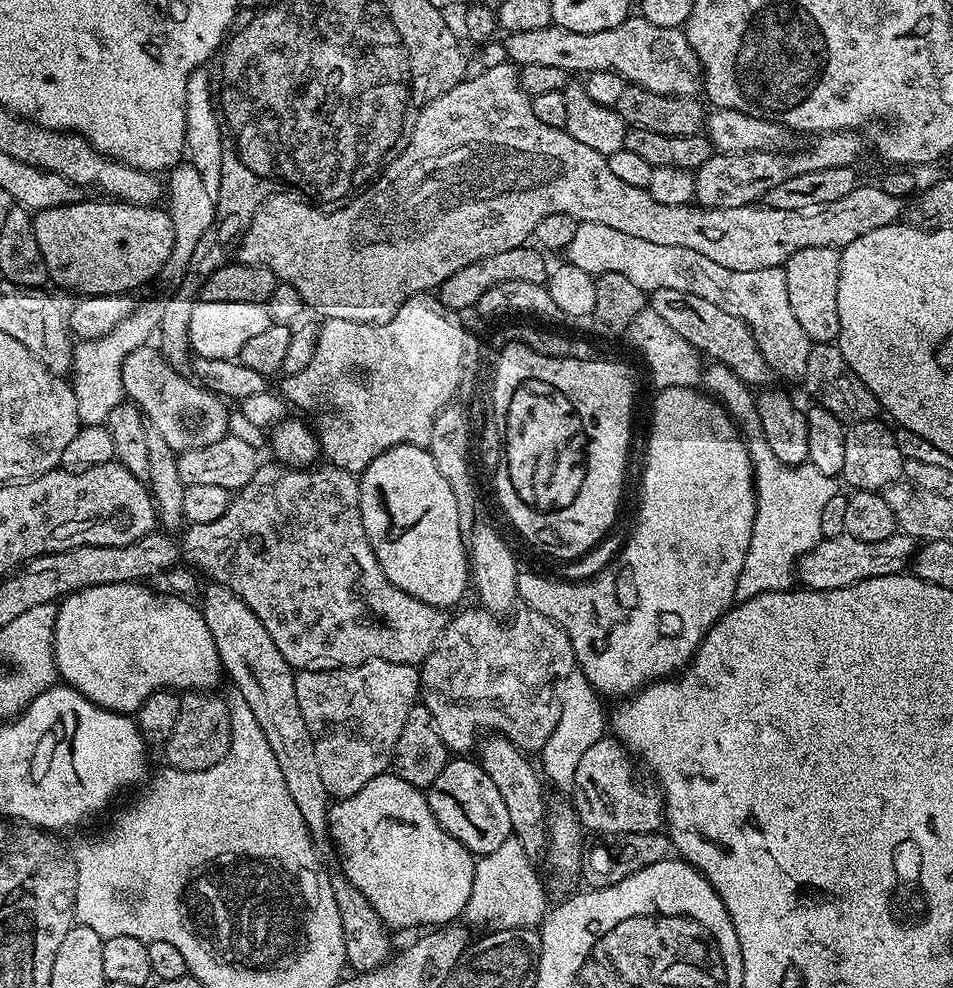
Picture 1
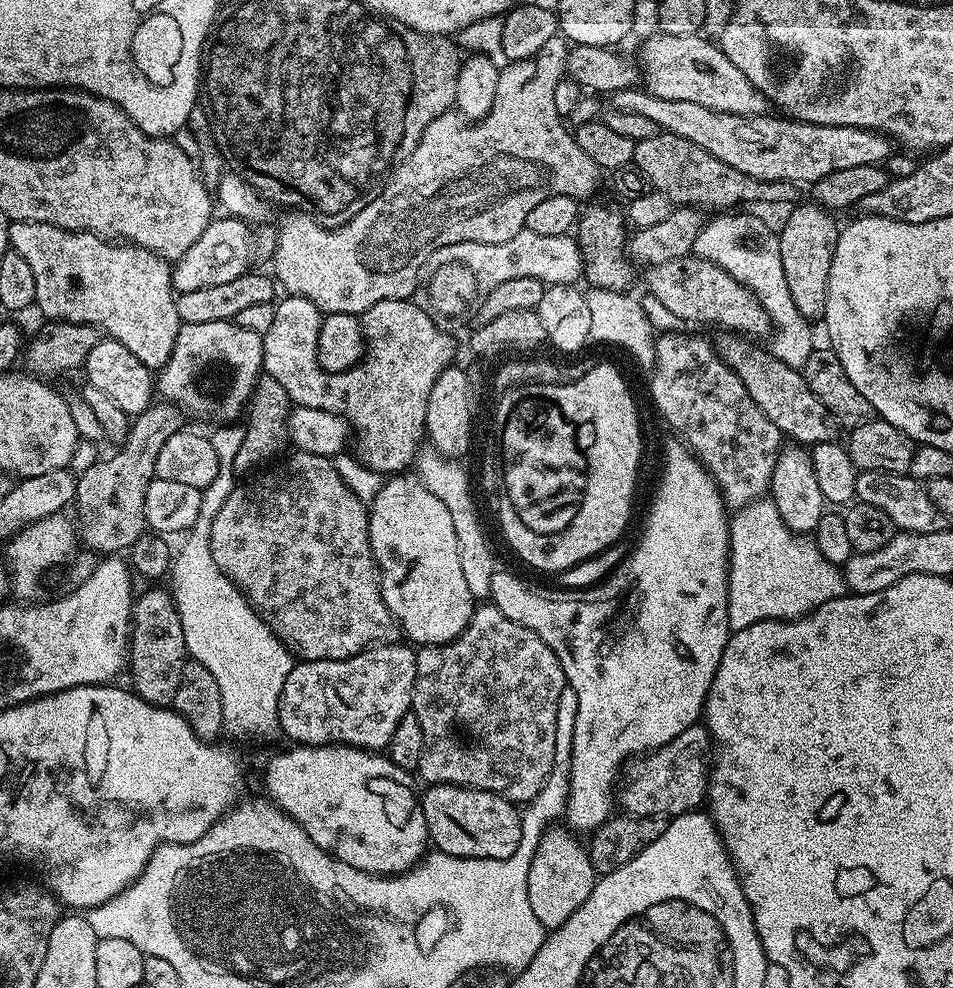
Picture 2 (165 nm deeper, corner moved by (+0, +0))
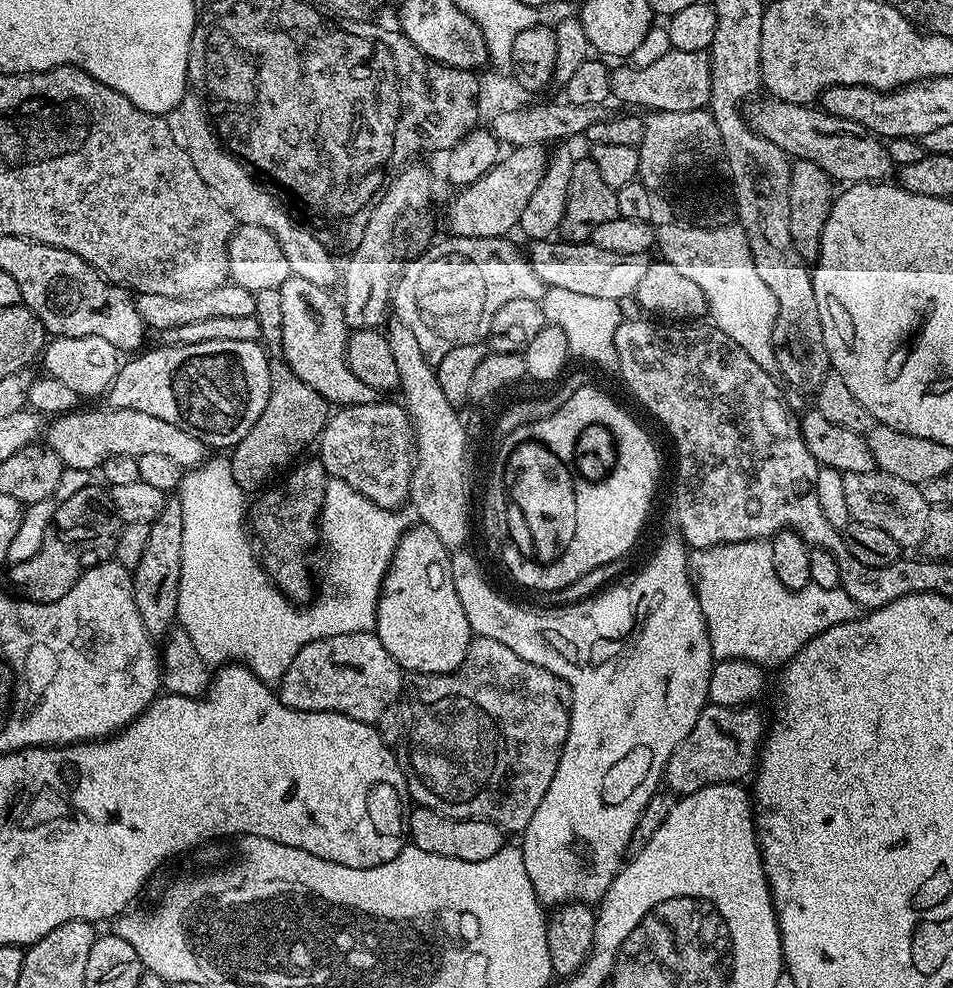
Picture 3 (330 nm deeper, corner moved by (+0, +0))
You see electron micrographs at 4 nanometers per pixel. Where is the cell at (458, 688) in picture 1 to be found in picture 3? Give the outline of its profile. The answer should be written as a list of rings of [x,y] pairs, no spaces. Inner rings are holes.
[[[476,636],[466,650],[466,658],[453,672],[446,674],[411,673],[406,680],[406,702],[410,706],[412,721],[407,737],[402,744],[402,748],[408,751],[405,756],[402,756],[402,767],[404,777],[408,780],[409,797],[419,807],[429,808],[455,820],[485,820],[496,824],[505,833],[523,833],[530,818],[534,818],[534,810],[538,810],[538,802],[542,802],[546,790],[550,790],[554,770],[558,770],[558,762],[562,758],[562,750],[568,737],[570,708],[562,704],[560,685],[556,677],[551,676],[542,666],[534,666],[534,662],[526,662],[526,658],[518,658],[518,654],[514,654],[514,650],[510,650],[510,646],[502,646],[502,642],[498,642],[494,638]]]

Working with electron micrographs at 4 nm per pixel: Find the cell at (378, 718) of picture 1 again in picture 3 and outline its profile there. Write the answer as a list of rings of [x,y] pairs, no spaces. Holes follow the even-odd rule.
[[[375,631],[351,632],[322,638],[302,646],[298,658],[290,662],[290,670],[278,681],[278,695],[286,706],[299,712],[337,712],[355,720],[375,725],[386,706],[397,703],[402,692],[402,669],[386,654],[386,646],[376,637]]]

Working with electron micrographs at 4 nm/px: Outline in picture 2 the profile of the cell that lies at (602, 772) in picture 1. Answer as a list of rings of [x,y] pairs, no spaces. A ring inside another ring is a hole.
[[[693,726],[661,748],[653,748],[651,752],[641,755],[627,769],[618,788],[618,800],[624,803],[623,811],[630,816],[681,816],[683,812],[697,811],[705,803],[709,779],[708,730],[703,726]]]

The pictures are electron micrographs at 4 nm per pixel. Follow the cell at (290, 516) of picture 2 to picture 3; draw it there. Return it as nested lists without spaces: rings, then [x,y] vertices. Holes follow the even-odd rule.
[[[307,460],[297,463],[287,473],[288,481],[281,488],[261,491],[250,504],[250,532],[258,545],[264,570],[280,593],[293,602],[308,602],[314,596],[314,576],[312,580],[308,573],[308,551],[318,544],[320,507],[324,505],[330,479],[321,460]]]

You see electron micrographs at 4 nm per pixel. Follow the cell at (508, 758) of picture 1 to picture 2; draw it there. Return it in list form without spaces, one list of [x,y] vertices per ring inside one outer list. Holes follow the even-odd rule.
[[[548,826],[542,834],[538,848],[534,850],[528,875],[530,910],[534,910],[534,918],[538,918],[545,930],[562,926],[562,922],[566,922],[566,918],[570,918],[570,914],[574,914],[574,910],[578,910],[578,906],[590,898],[598,879],[587,847],[583,843],[580,845],[567,827],[556,827],[560,826]]]

